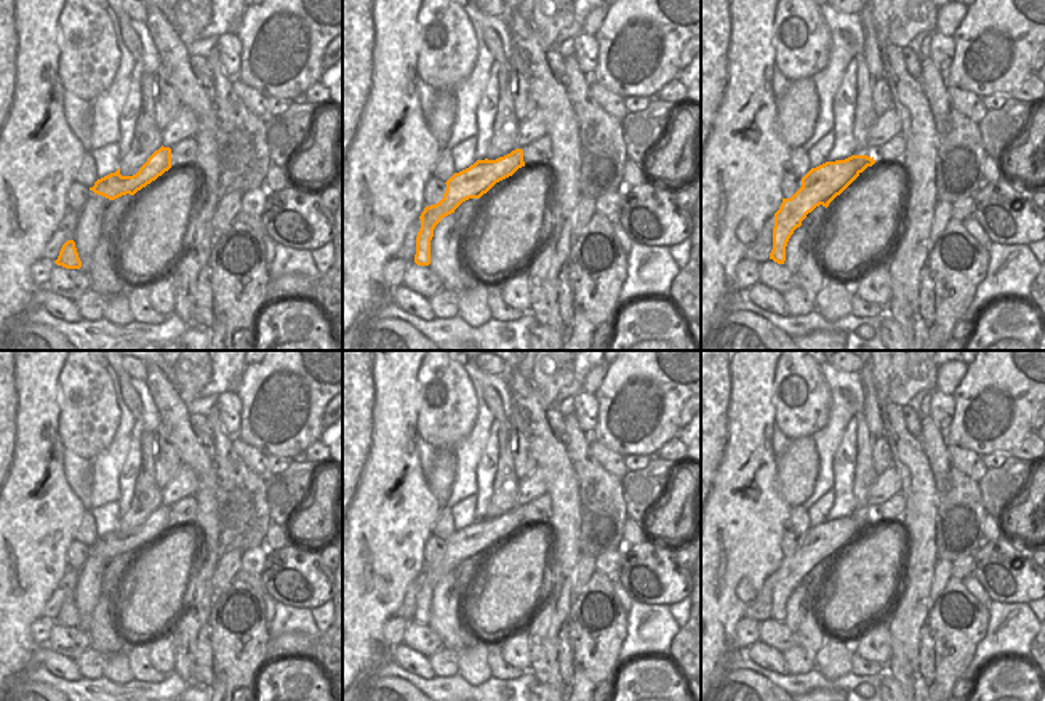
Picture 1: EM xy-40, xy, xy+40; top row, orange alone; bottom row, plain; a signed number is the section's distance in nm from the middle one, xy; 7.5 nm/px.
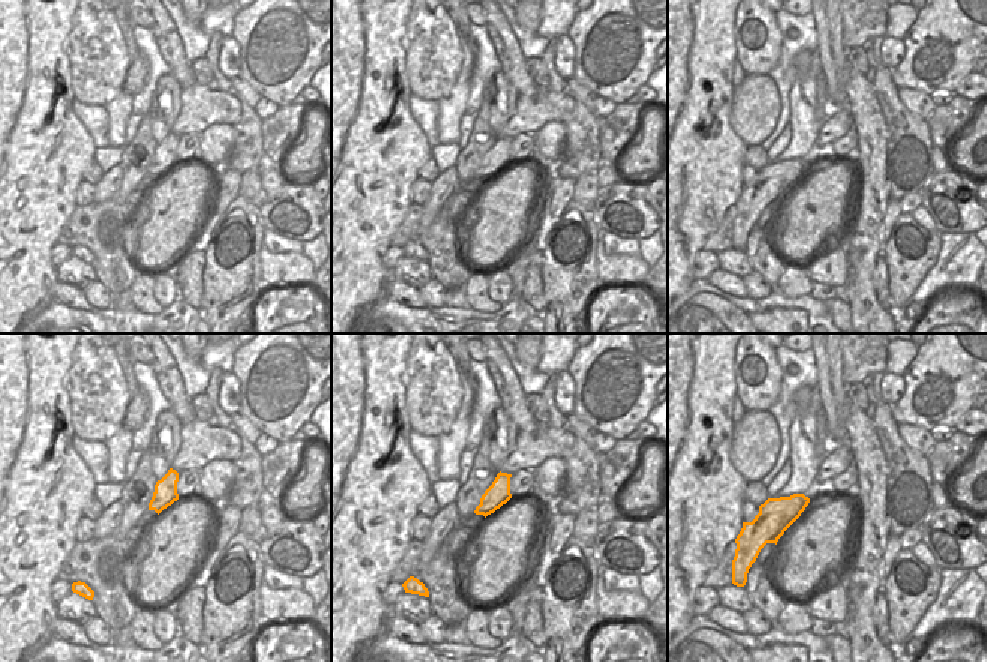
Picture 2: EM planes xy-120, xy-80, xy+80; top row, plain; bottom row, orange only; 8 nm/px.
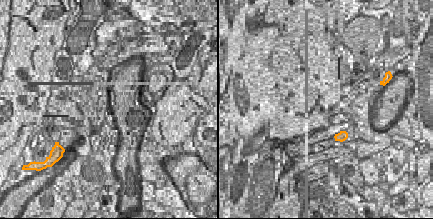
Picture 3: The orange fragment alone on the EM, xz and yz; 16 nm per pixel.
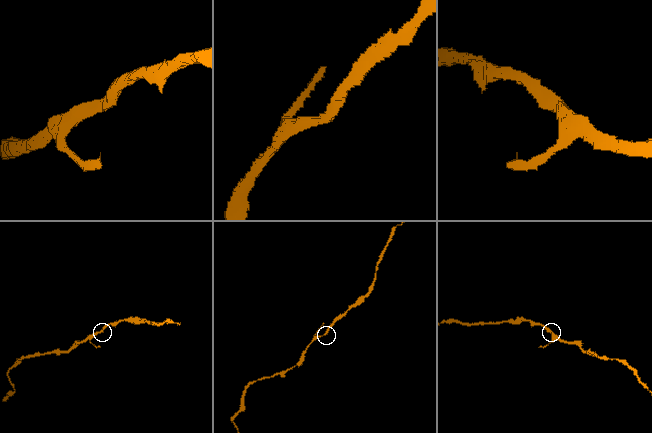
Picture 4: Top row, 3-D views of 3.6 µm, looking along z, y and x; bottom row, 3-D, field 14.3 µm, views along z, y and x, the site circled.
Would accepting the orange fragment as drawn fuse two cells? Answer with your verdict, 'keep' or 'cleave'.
keep

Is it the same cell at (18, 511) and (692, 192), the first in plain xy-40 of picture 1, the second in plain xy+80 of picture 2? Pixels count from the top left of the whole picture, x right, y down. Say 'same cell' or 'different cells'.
same cell

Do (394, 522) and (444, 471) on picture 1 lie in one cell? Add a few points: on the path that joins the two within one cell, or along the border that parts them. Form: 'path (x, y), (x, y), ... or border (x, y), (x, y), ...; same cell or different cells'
border (426, 476), (426, 484), (440, 504); different cells

